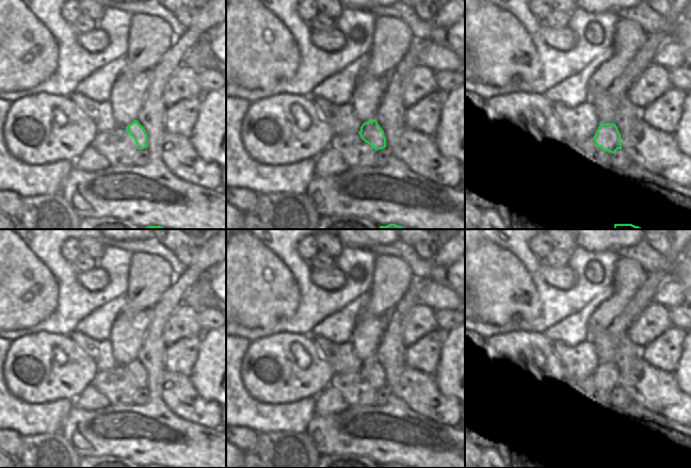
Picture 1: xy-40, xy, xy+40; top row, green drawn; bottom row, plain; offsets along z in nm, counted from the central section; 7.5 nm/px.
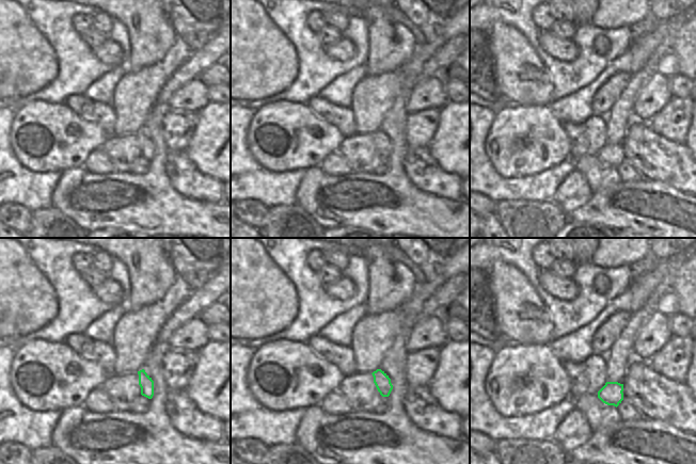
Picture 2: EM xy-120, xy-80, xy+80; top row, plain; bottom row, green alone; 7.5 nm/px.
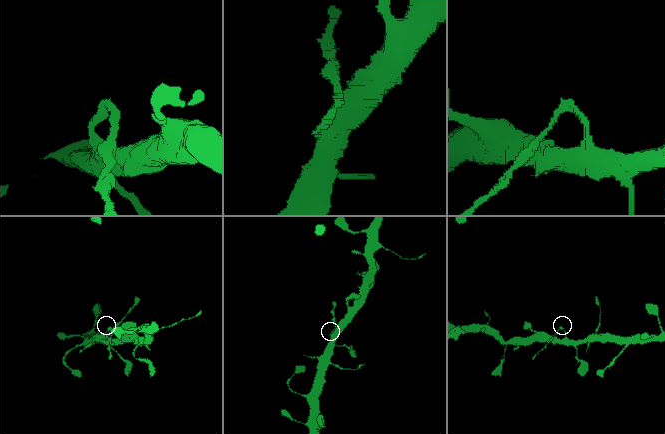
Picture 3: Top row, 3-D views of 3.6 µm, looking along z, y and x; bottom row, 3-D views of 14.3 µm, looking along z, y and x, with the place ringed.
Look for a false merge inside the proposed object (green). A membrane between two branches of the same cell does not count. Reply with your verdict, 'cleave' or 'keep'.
cleave

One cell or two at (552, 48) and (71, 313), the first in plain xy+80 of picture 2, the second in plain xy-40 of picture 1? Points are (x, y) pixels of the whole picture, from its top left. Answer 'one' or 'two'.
two

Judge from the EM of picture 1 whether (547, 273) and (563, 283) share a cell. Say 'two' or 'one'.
one

